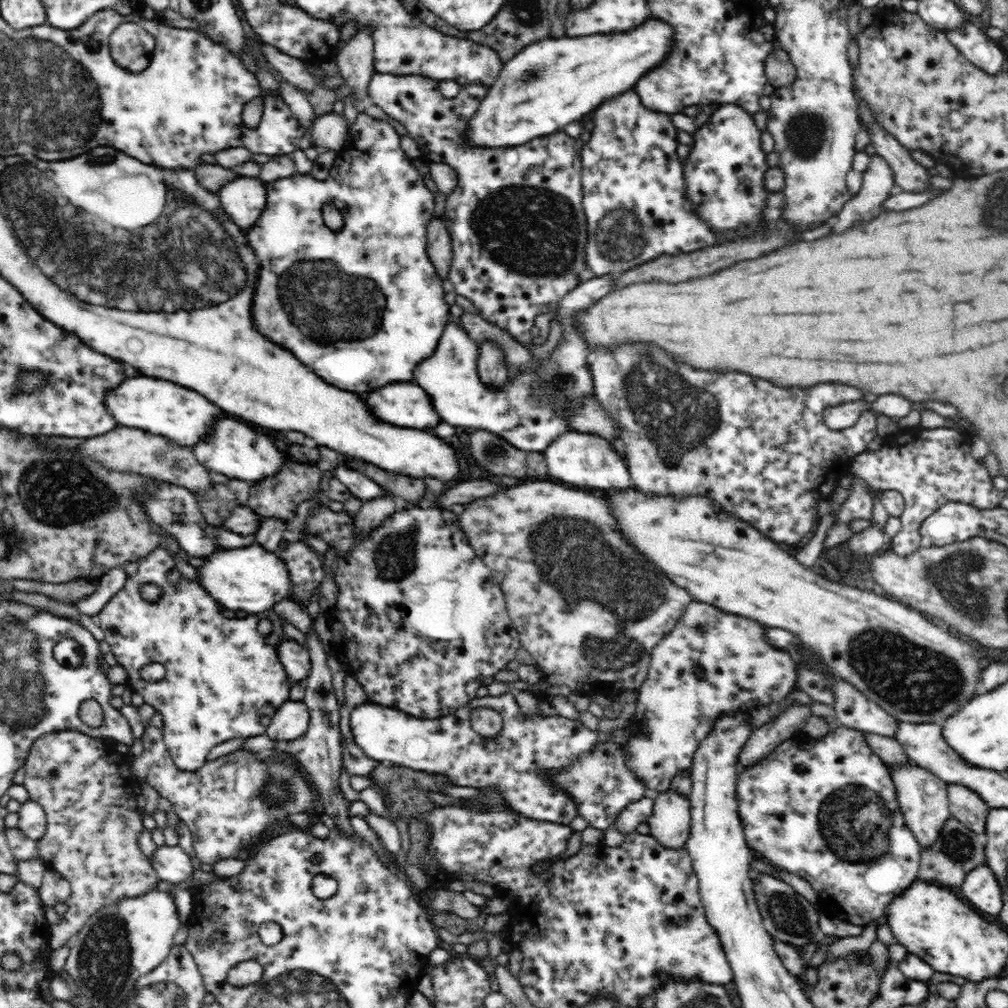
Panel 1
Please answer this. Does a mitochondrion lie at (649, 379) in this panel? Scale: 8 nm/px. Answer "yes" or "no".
yes

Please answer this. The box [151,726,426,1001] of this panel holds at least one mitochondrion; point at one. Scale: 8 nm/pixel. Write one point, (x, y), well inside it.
(279, 792)

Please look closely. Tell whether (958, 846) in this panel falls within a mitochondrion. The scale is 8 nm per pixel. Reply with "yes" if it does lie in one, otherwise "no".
yes

